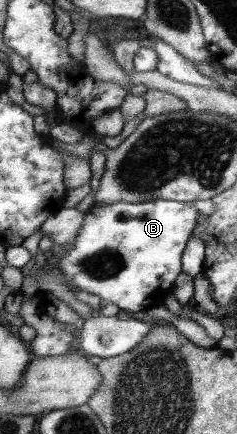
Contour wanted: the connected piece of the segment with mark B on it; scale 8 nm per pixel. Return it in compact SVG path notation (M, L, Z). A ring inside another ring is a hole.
M162 198L89 208L74 247L64 253L59 264L56 261L55 269L78 291L98 297L101 305L112 303L132 313L160 306L181 271L181 256L199 217L187 202Z

